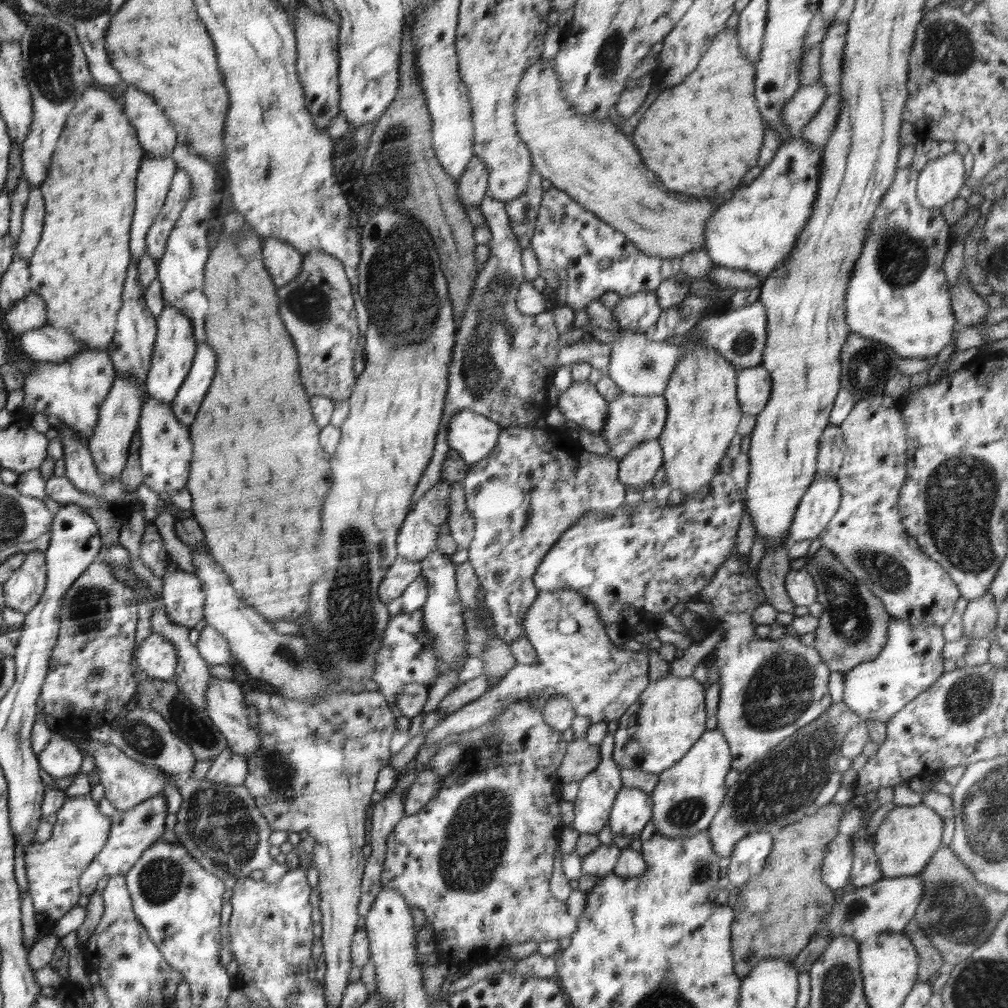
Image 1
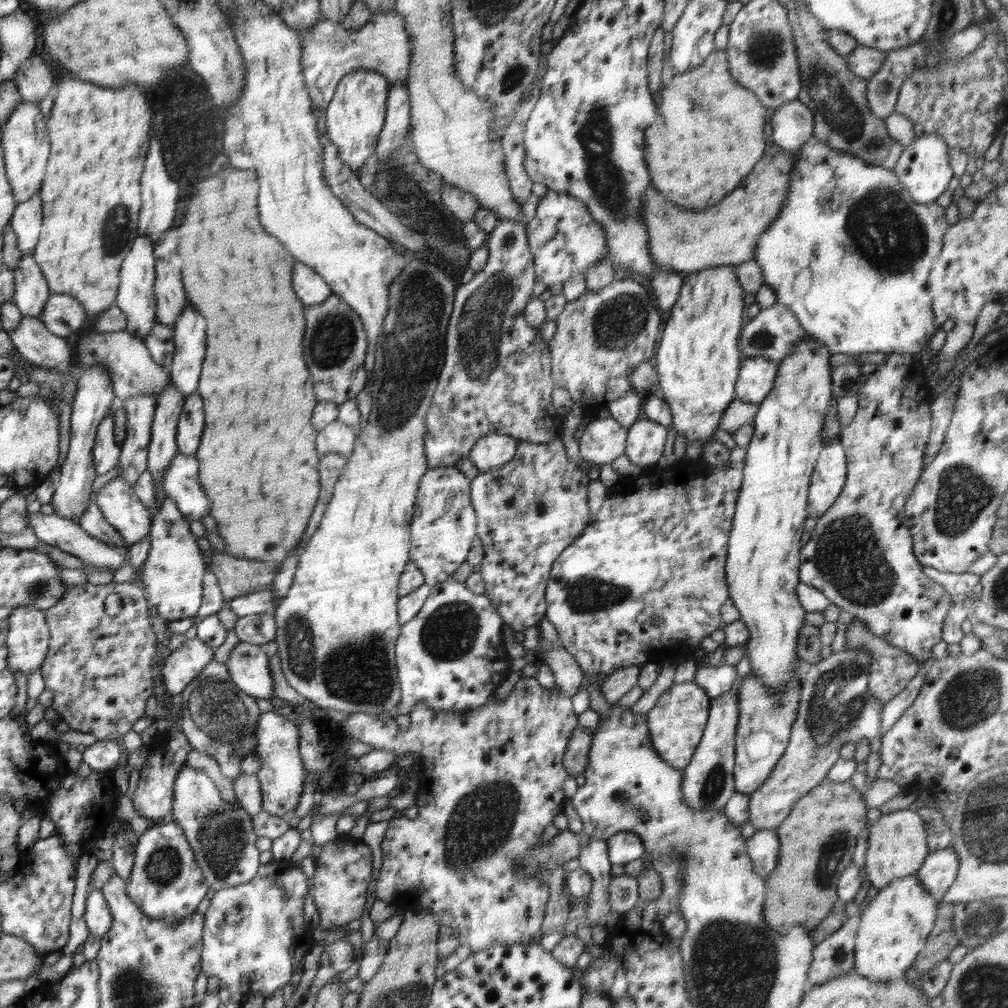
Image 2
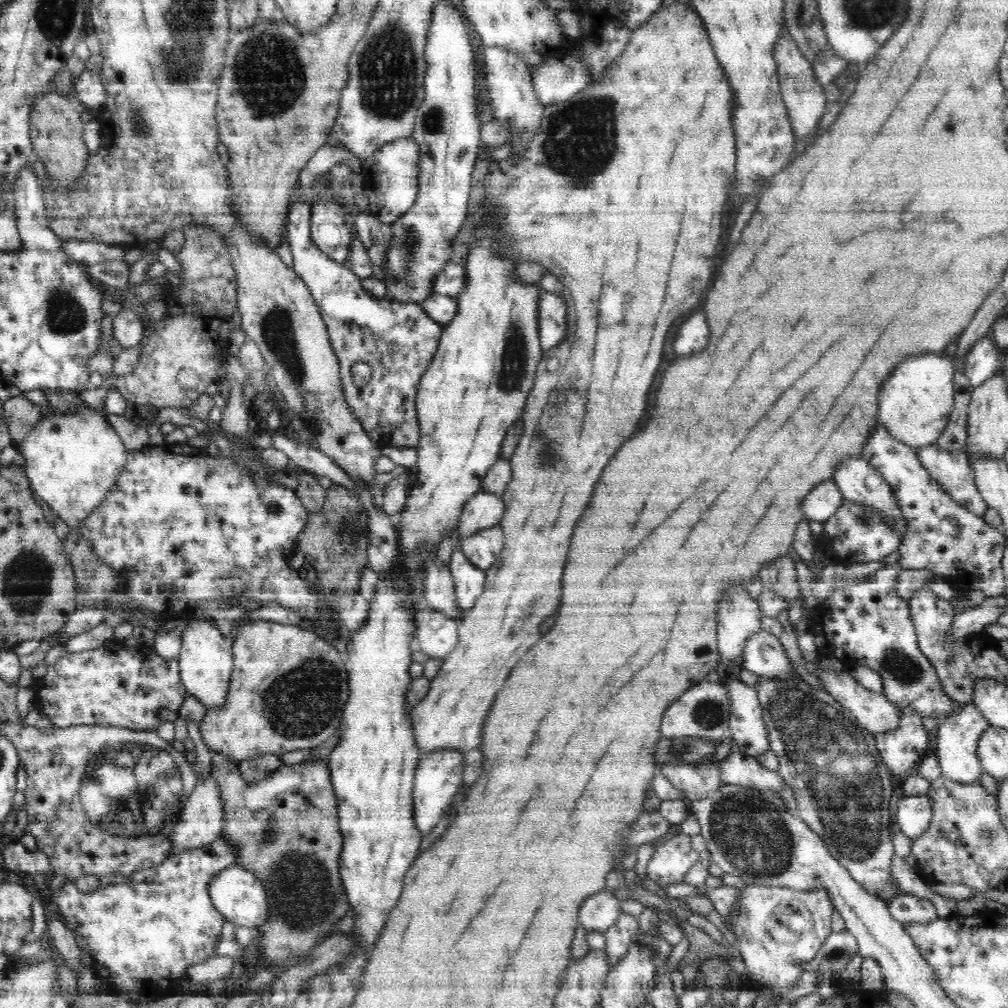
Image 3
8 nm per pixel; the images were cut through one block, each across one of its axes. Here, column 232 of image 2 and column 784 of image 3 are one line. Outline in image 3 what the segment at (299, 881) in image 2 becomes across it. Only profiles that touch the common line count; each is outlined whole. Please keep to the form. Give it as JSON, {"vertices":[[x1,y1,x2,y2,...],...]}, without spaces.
{"vertices":[[744,885,741,894,731,908,732,923,728,926,728,930,736,937,736,948,740,951,746,969,754,964,754,968,750,968,752,980,760,980,758,984,762,984,764,988,788,986,788,984,797,986,804,972,800,964,814,960,831,934,830,922,833,910,834,903,828,891,824,889,806,892,788,887]]}

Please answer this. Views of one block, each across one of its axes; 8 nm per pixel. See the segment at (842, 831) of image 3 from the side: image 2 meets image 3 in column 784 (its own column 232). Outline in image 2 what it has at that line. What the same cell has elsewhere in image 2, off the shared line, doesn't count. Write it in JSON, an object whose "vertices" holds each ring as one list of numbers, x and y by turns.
{"vertices":[[214,659,208,662,205,669,181,692,181,696,183,702,181,722,176,720,176,723,181,726,189,745,202,754,212,756,226,778,230,778,231,781,238,778,242,773,241,760,249,754,256,754,257,750,254,733,257,731,257,722,261,713,256,705,256,699,239,690,232,682,227,666]]}

